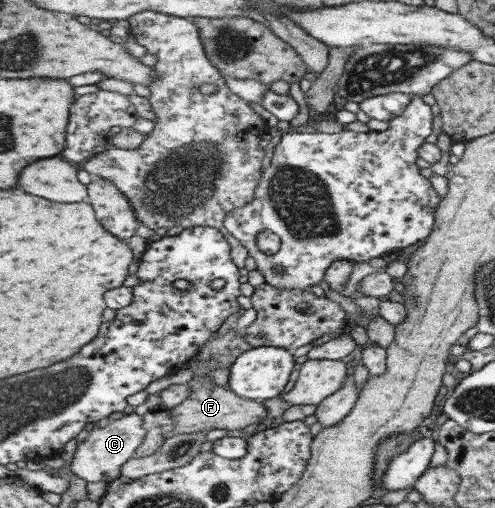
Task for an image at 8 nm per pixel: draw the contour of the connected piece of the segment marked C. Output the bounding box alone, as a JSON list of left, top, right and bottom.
[71,411,147,483]

